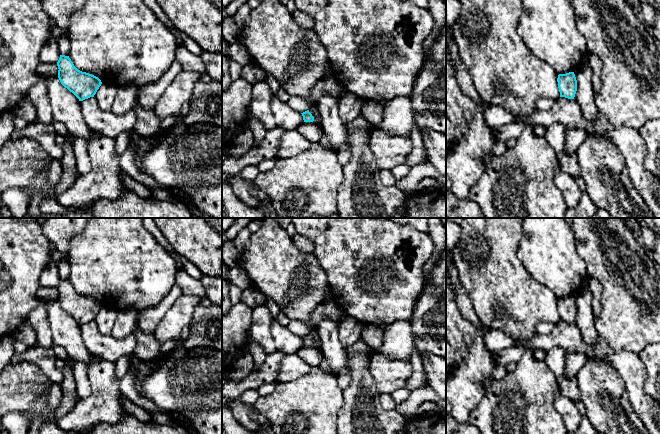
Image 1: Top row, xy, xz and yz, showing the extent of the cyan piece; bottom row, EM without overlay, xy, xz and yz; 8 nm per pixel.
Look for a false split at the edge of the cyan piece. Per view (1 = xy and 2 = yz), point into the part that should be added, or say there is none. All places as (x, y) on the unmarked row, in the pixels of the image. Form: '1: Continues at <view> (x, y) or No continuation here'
1: No continuation here
2: No continuation here

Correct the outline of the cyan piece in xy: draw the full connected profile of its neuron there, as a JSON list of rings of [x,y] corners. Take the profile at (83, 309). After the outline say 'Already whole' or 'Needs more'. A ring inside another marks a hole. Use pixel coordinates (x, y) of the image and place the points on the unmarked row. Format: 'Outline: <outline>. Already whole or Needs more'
Outline: [[[60,279],[57,290],[61,308],[72,316],[79,325],[94,321],[102,308],[98,301],[78,294],[69,280]]]. Already whole

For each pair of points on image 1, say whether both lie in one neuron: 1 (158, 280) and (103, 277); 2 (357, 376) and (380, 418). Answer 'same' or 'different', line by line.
1: same
2: same

